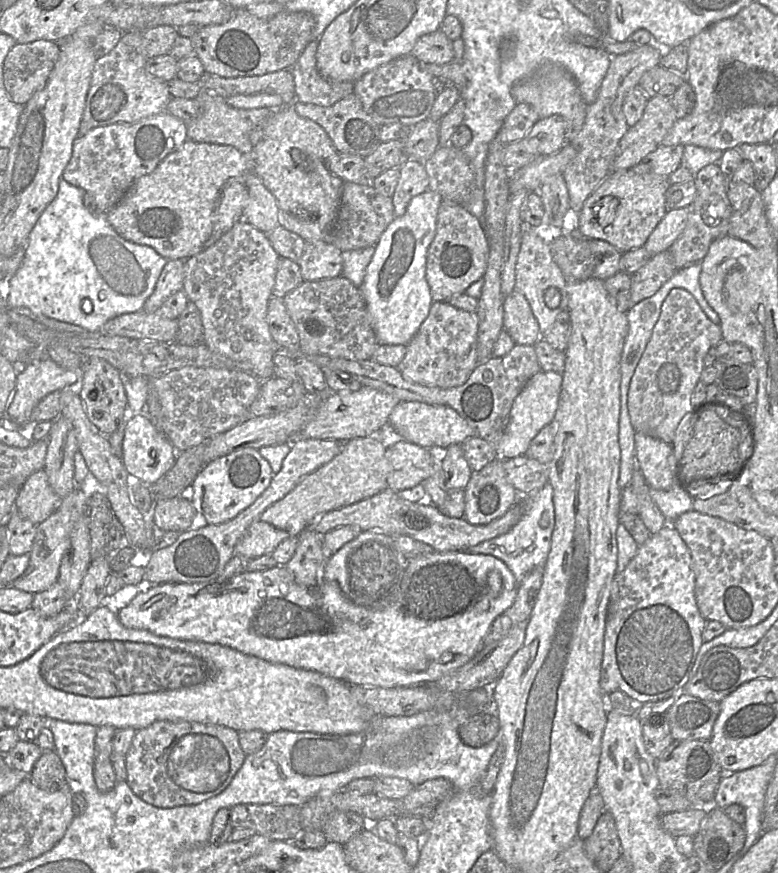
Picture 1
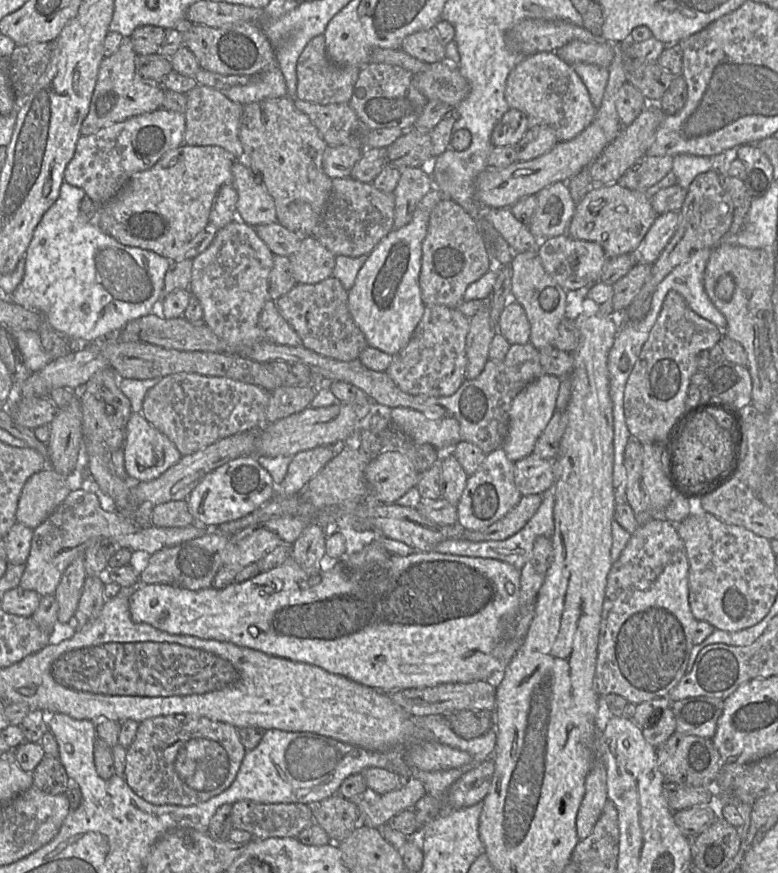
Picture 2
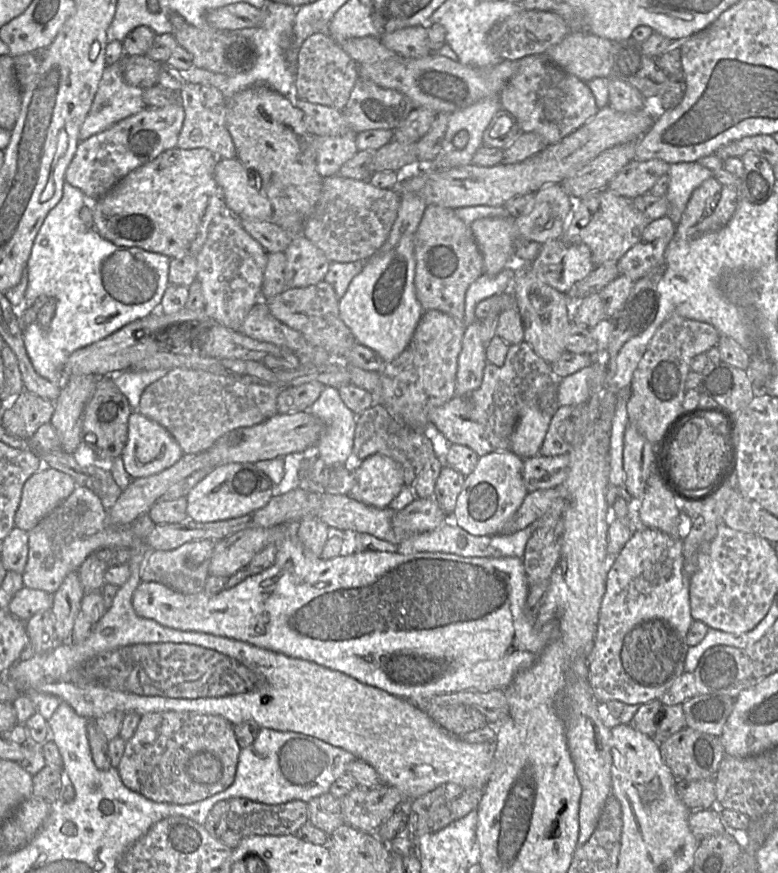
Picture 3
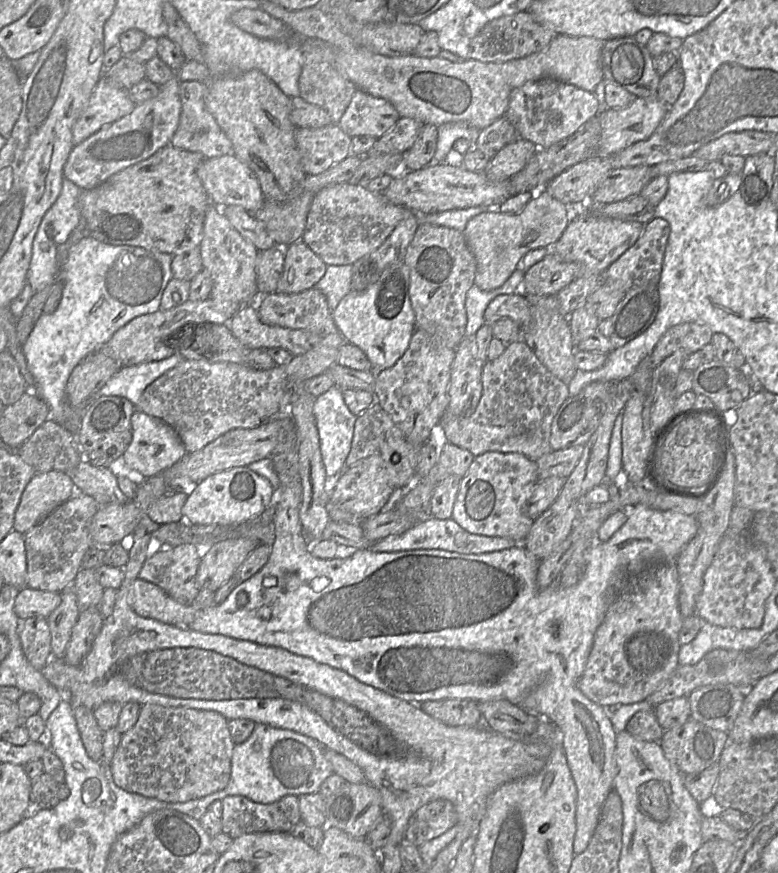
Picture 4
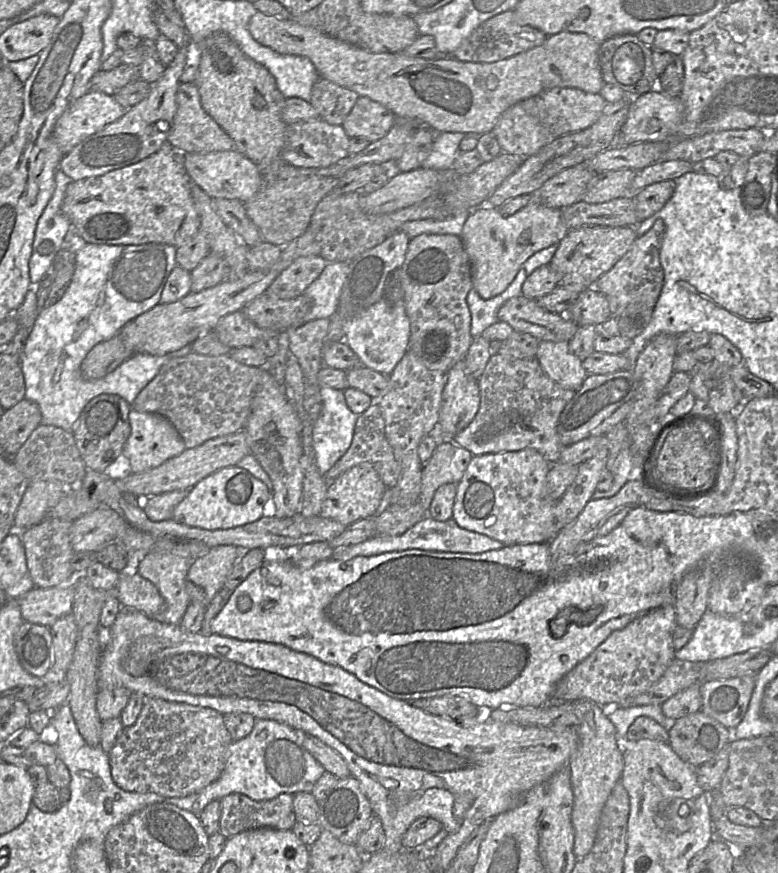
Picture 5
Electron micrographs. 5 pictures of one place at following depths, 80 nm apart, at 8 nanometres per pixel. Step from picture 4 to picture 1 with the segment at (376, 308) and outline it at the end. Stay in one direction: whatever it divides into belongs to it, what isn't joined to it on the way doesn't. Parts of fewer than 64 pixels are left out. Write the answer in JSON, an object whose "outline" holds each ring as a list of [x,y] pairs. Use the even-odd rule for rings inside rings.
{"outline":[[[429,190],[412,198],[406,212],[391,221],[375,246],[360,292],[380,345],[407,345],[429,314],[434,301],[426,280],[426,258],[442,200]]]}

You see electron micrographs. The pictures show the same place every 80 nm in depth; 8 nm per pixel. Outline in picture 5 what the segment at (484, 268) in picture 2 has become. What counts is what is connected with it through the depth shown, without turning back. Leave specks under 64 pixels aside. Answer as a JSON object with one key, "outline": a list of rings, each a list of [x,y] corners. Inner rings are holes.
{"outline":[[[421,234],[411,239],[405,261],[398,270],[398,278],[404,293],[406,314],[410,321],[410,338],[408,350],[412,351],[427,368],[447,373],[456,363],[464,361],[464,358],[473,341],[473,338],[470,334],[471,316],[466,303],[467,294],[472,289],[472,265],[470,258],[464,248],[461,237],[450,234]]]}

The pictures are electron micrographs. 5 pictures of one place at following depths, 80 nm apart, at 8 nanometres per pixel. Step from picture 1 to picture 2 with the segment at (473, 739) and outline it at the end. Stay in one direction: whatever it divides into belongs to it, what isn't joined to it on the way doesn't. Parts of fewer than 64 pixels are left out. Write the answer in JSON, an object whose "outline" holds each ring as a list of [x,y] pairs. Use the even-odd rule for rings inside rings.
{"outline":[[[461,710],[445,715],[452,730],[459,737],[470,740],[494,728],[493,713]]]}

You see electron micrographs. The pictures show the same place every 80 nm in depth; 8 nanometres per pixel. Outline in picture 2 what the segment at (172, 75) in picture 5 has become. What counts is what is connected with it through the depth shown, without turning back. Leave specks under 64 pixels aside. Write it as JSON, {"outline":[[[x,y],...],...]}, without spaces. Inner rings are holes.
{"outline":[[[159,108],[123,122],[112,124],[98,132],[80,136],[73,158],[64,171],[64,181],[84,190],[98,206],[101,206],[117,195],[127,181],[137,172],[153,167],[165,153],[181,146],[184,139],[186,120],[184,113],[177,113]]]}

